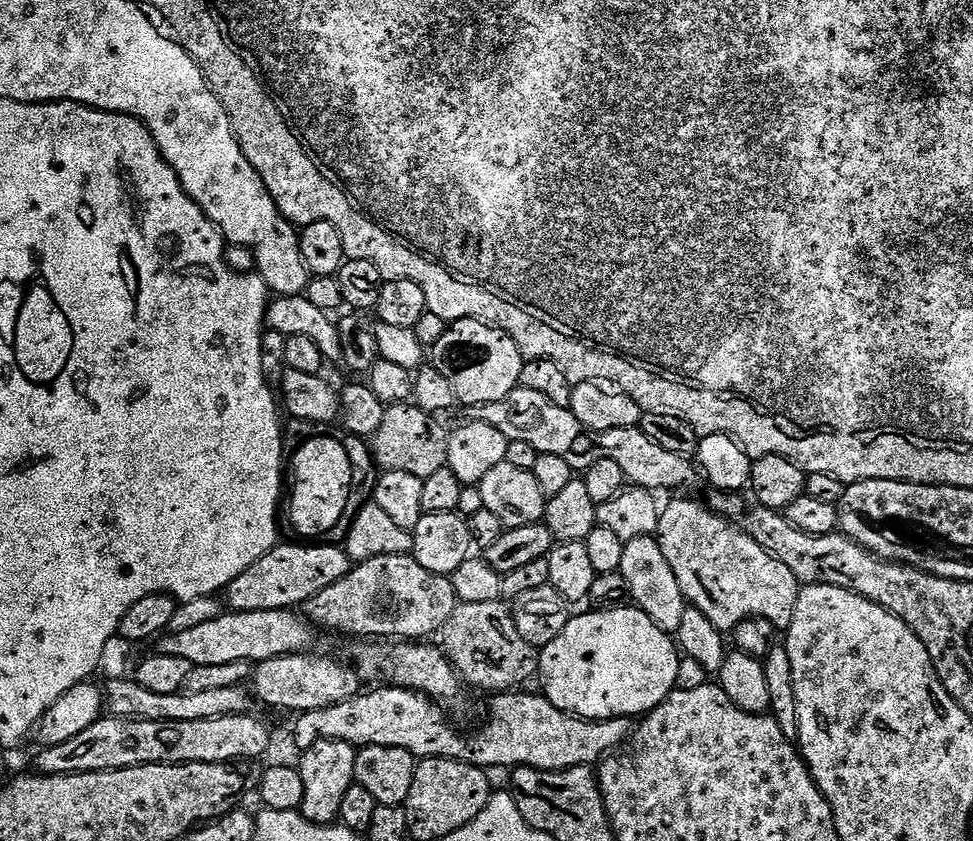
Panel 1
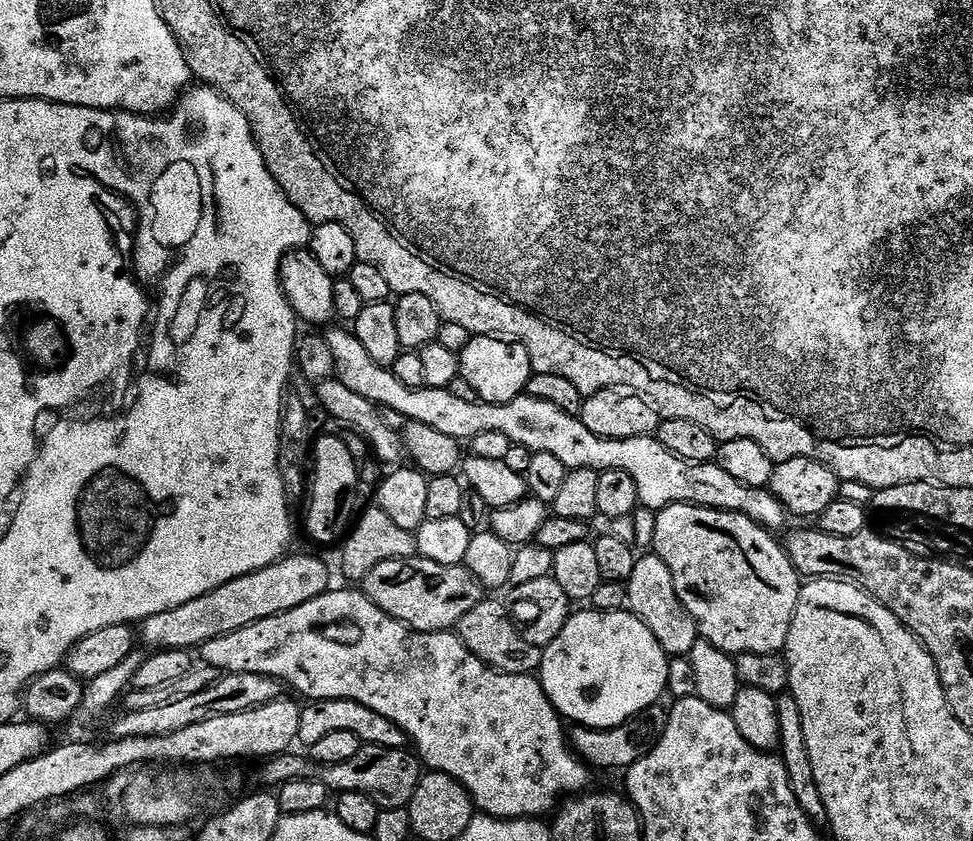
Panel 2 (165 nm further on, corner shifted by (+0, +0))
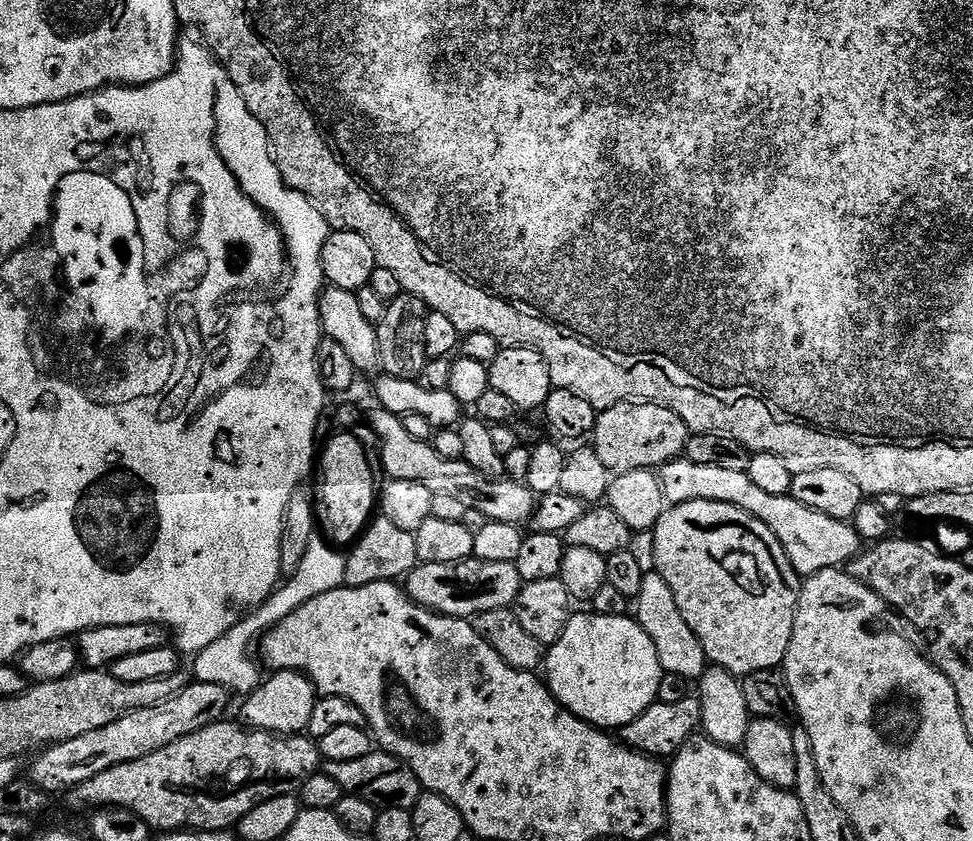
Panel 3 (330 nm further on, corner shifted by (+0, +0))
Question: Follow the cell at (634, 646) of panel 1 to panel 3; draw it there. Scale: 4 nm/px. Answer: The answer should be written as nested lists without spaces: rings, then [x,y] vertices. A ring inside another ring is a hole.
[[[585,610],[584,613],[573,615],[572,621],[566,626],[566,630],[562,634],[562,638],[558,638],[558,642],[554,642],[546,652],[546,683],[548,689],[552,691],[552,697],[562,705],[566,710],[570,710],[580,720],[585,720],[587,724],[594,724],[601,730],[623,730],[630,722],[634,722],[634,718],[638,718],[638,714],[642,714],[650,707],[651,704],[657,703],[660,695],[660,683],[664,677],[664,668],[658,662],[658,650],[654,646],[654,642],[650,642],[650,634],[646,634],[646,630],[642,630],[642,626],[636,623],[631,615],[627,616],[597,616],[591,611]]]

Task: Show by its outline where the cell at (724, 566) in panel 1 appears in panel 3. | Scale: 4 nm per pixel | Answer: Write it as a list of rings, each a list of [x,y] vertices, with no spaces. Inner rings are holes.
[[[695,500],[665,507],[650,539],[655,572],[666,578],[666,586],[674,590],[674,602],[682,610],[686,626],[694,630],[698,642],[702,642],[702,650],[715,667],[743,678],[783,665],[790,634],[794,634],[802,578],[790,566],[790,558],[786,558],[786,550],[782,550],[782,542],[774,538],[770,526],[758,522],[758,518],[738,506]]]

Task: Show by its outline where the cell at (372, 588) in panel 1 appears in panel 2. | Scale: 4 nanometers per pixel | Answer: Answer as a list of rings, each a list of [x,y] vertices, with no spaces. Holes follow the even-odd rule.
[[[414,555],[410,558],[394,558],[374,566],[370,574],[362,581],[364,595],[378,606],[390,618],[402,622],[413,632],[447,632],[455,629],[474,606],[486,599],[483,584],[470,574],[470,570],[461,565],[442,566],[430,562],[425,556]]]

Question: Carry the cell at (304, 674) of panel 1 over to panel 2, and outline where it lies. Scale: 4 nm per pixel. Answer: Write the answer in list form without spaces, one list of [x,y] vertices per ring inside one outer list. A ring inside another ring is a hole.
[[[229,672],[222,674],[214,686],[206,686],[199,694],[190,698],[170,702],[166,706],[153,706],[151,710],[125,711],[112,724],[111,735],[115,739],[150,738],[162,734],[172,734],[174,730],[186,730],[186,726],[194,726],[194,722],[206,722],[206,718],[214,718],[222,714],[238,714],[242,710],[250,710],[258,706],[266,706],[270,702],[281,699],[282,685],[280,681],[262,674],[238,674]]]

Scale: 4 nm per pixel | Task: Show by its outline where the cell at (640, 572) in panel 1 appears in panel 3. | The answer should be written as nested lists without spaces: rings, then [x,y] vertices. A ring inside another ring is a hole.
[[[655,570],[645,571],[642,590],[634,598],[634,619],[642,626],[642,630],[646,630],[646,634],[650,634],[650,642],[654,642],[654,646],[658,650],[658,662],[665,672],[678,674],[689,682],[699,681],[700,677],[704,675],[705,668],[709,667],[710,661],[702,650],[702,642],[698,642],[694,630],[690,630],[690,626],[686,626],[686,618],[682,618],[682,610],[678,610],[678,602],[674,602],[674,590],[670,590],[670,586],[666,586],[666,578],[659,576]]]

